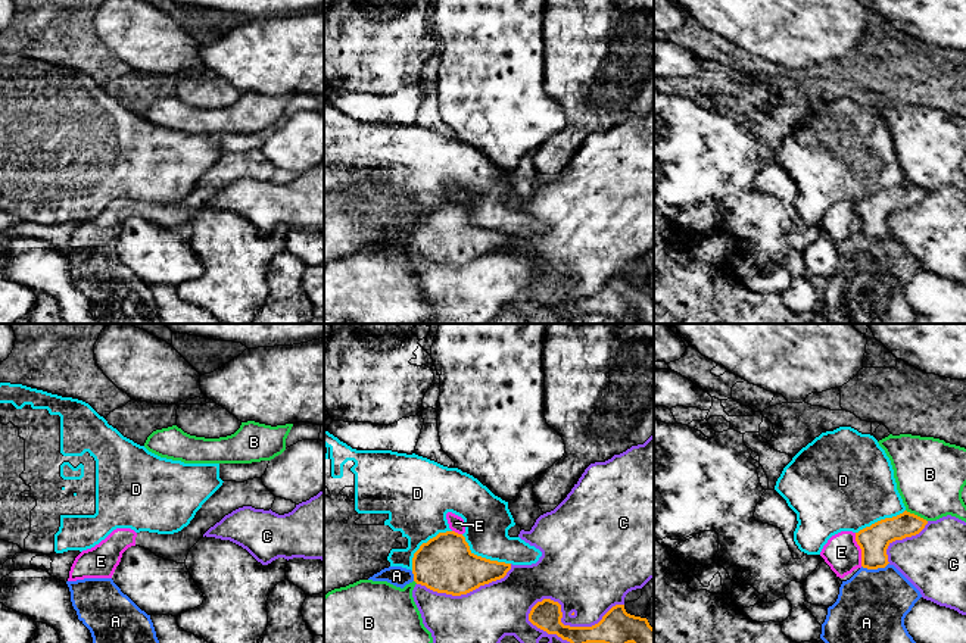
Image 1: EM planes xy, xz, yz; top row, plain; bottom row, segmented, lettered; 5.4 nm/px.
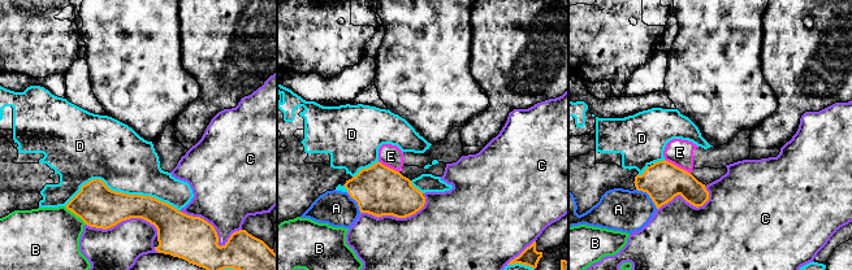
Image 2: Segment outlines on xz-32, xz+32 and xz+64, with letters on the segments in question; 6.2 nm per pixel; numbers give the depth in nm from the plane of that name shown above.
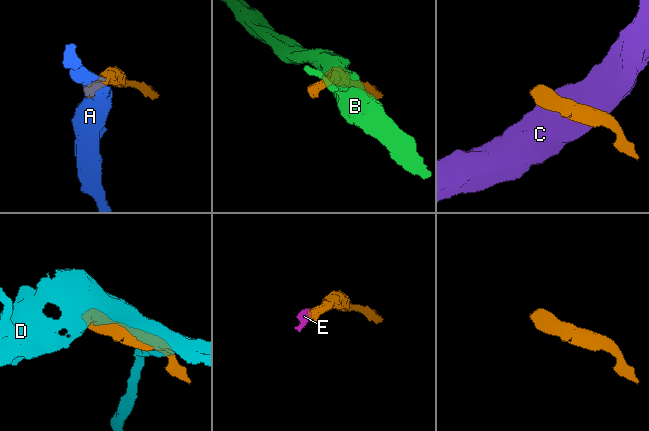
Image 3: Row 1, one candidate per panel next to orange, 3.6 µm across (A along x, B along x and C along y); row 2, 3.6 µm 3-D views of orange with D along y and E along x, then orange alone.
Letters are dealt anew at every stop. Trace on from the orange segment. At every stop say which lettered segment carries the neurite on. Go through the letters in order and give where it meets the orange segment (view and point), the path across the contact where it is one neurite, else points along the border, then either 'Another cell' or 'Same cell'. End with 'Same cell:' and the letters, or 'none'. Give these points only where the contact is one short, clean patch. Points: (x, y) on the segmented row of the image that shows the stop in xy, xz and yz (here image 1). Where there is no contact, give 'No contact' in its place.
A: Touches orange at yz (875, 568). Boundary: yz (888, 562), (879, 568), (862, 567). Another cell
B: Touches orange at yz (916, 515). Another cell
C: Touches orange at xz (563, 624). Another cell
D: Touches orange at xz (483, 558). Another cell
E: Touches orange at yz (860, 548). Boundary: yz (854, 533), (854, 540), (862, 555), (862, 565). Another cell
Same cell: none

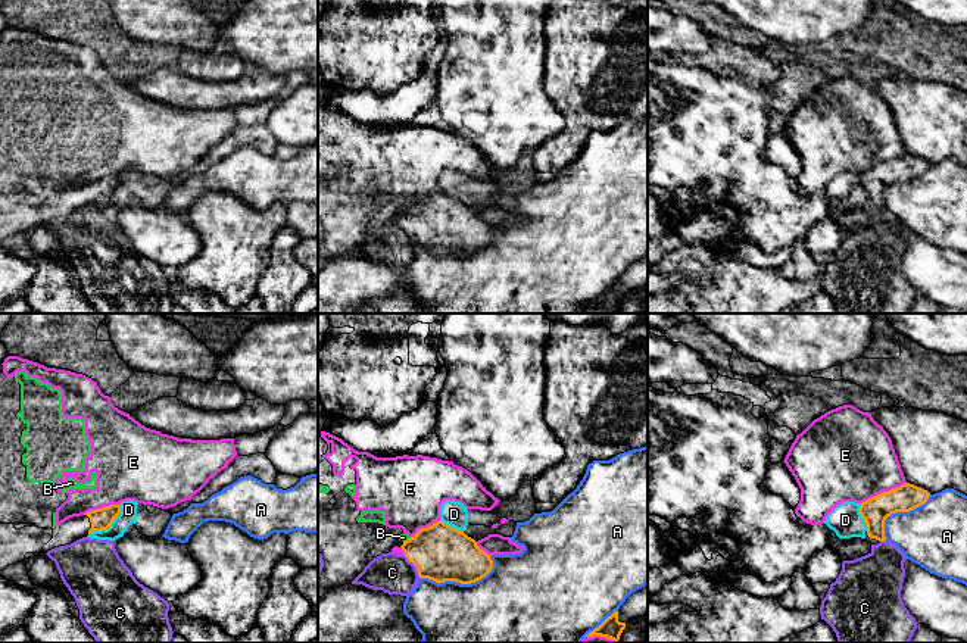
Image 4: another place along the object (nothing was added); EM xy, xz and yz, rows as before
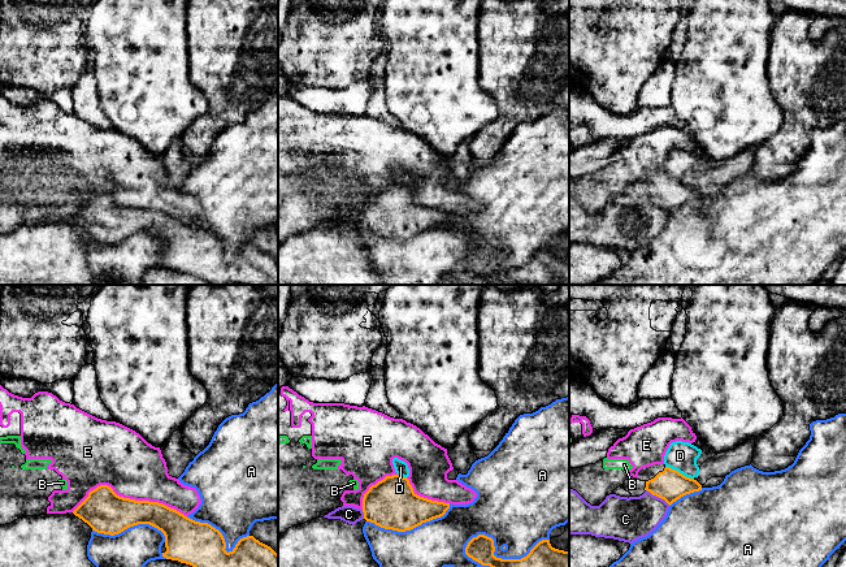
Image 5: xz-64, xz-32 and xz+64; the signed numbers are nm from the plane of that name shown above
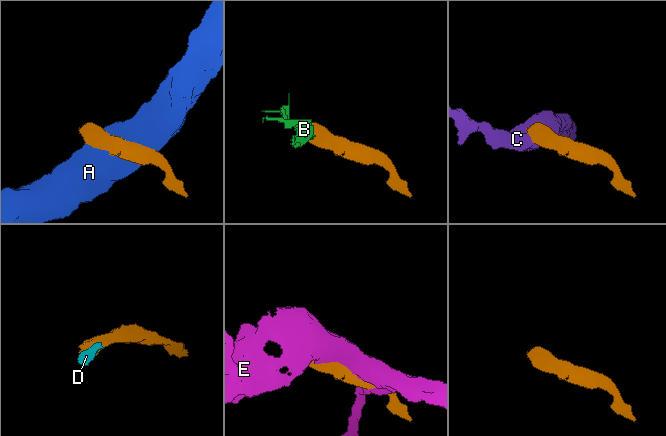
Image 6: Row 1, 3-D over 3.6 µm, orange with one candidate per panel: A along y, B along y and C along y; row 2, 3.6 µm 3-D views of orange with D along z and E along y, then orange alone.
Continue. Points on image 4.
A: Touches orange at xz (459, 581). Another cell
B: Touches orange at xz (406, 540). Another cell
C: Touches orange at xz (415, 565). Boundary: xz (404, 555), (415, 567), (420, 577). Another cell
D: Touches orange at xy (108, 527). Boundary: xy (121, 506), (121, 511), (106, 528), (94, 530), (89, 534). Another cell
E: Touches orange at yz (883, 492). Another cell
Same cell: none

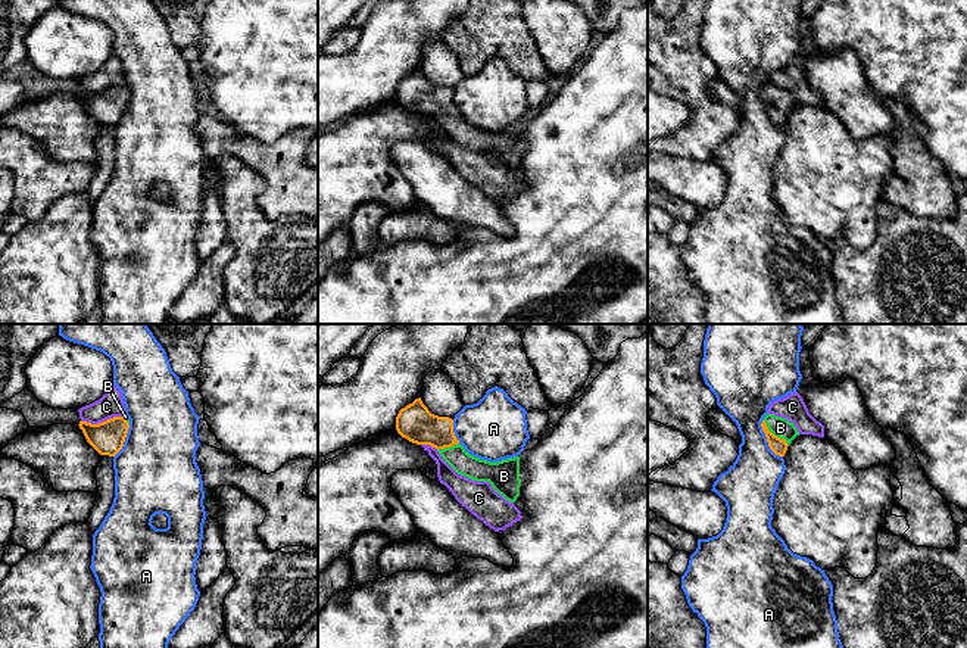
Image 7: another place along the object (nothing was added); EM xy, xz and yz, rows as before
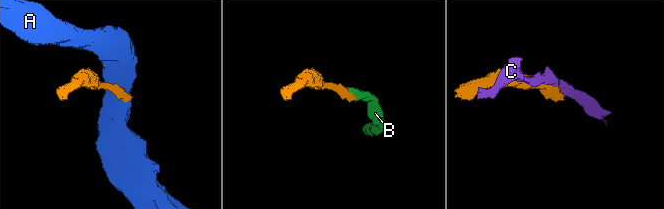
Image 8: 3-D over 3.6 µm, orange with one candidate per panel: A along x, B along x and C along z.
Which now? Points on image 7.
A: Touches orange at yz (767, 439). Boundary: yz (763, 418), (761, 429), (767, 445), (782, 457). Another cell
B: Touches orange at yz (773, 435). Path across: yz (779, 446), (779, 441), (773, 435), (780, 427). Same cell
C: Touches orange at xy (103, 421). Another cell
Same cell: B

